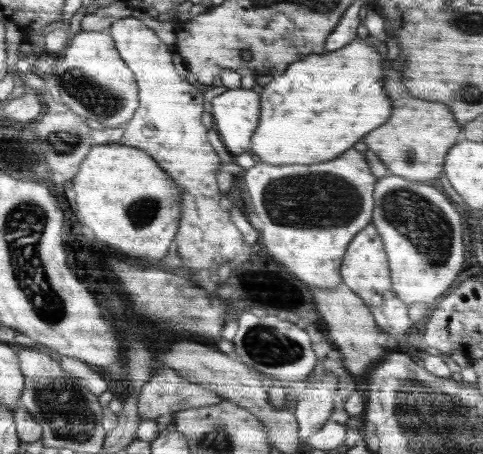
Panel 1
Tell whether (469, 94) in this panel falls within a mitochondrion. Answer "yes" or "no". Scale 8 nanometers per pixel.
yes

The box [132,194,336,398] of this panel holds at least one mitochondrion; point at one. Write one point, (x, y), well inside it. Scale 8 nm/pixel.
(265, 344)

